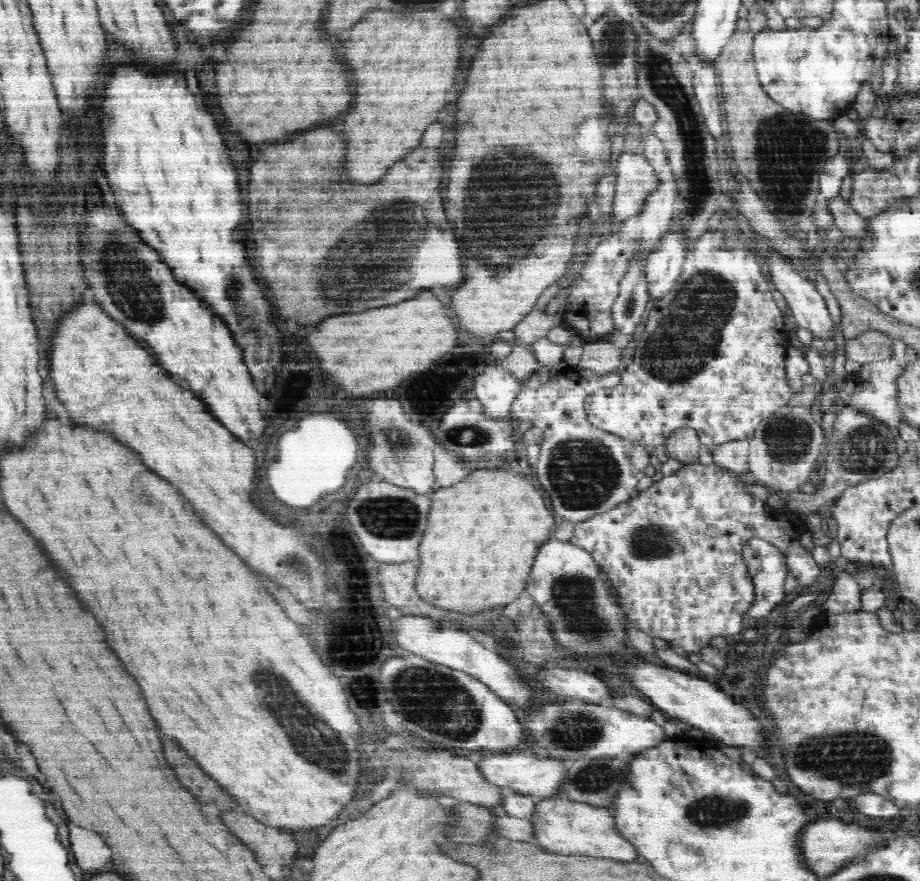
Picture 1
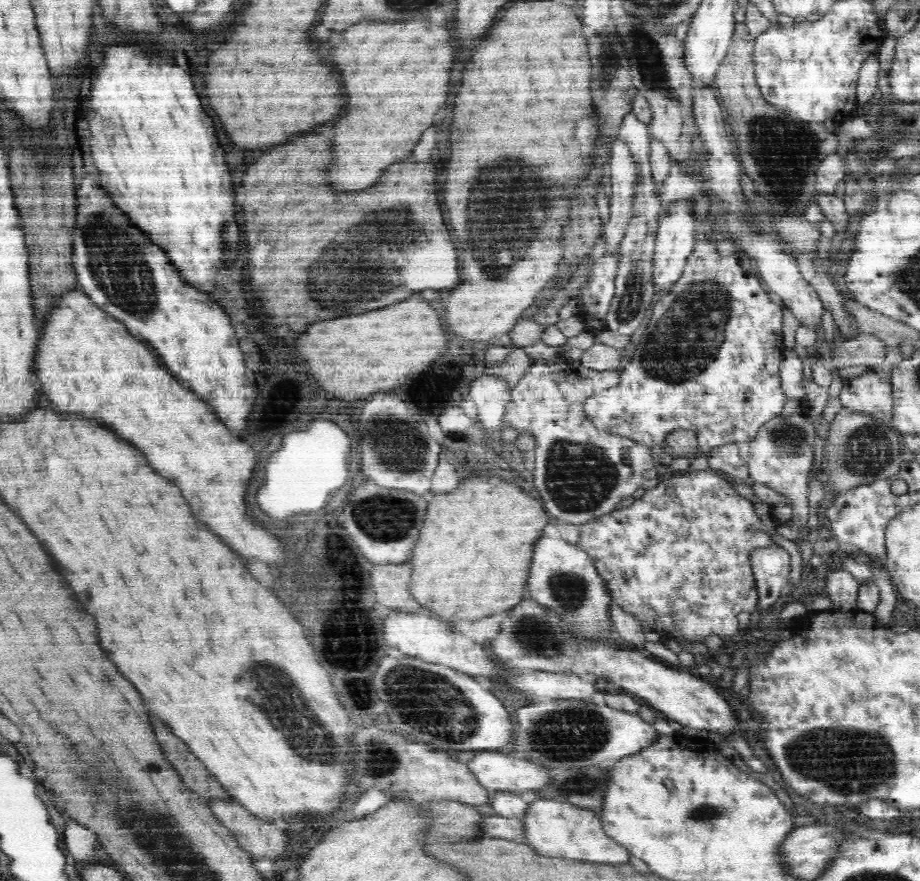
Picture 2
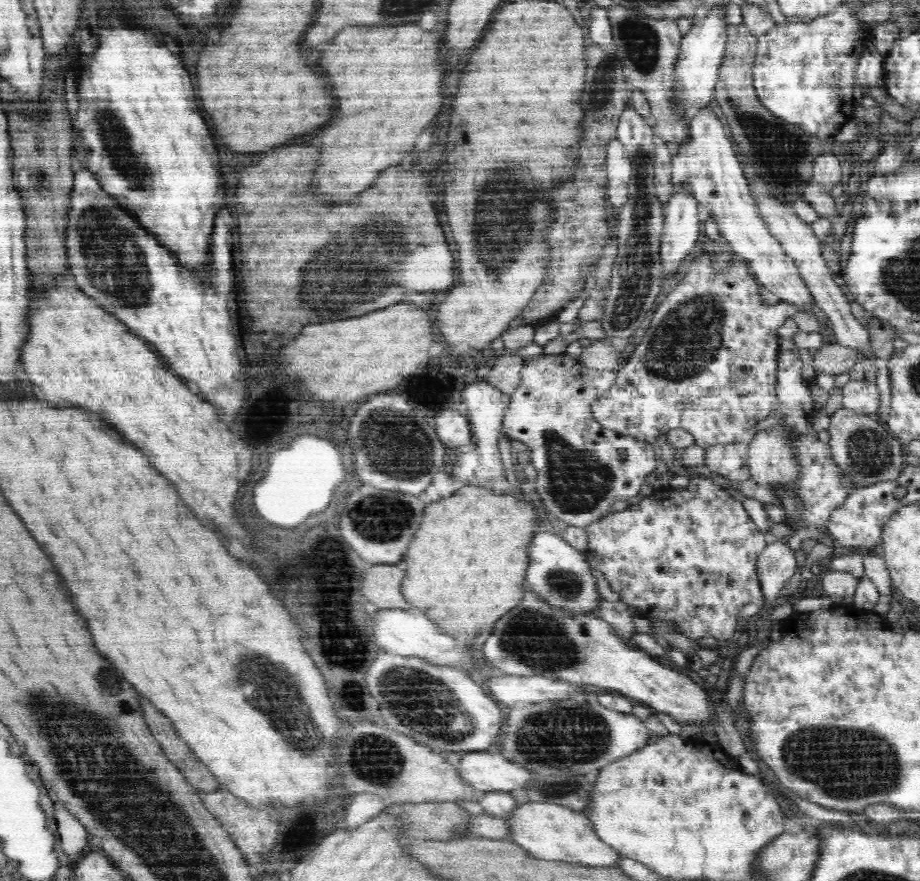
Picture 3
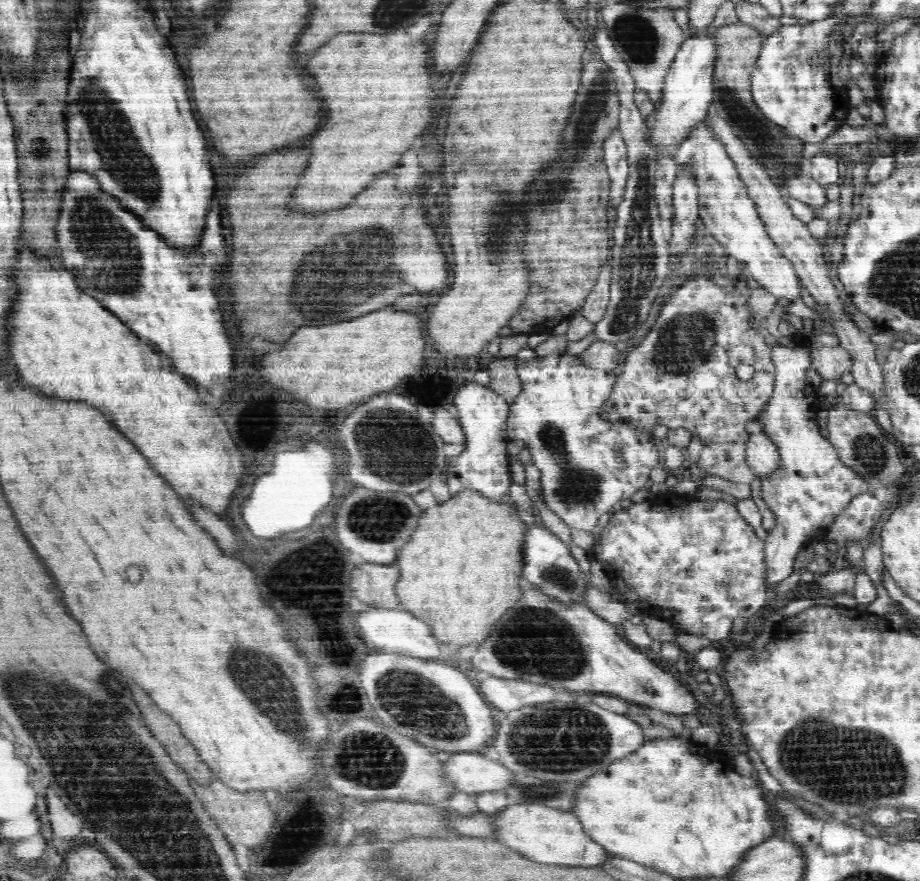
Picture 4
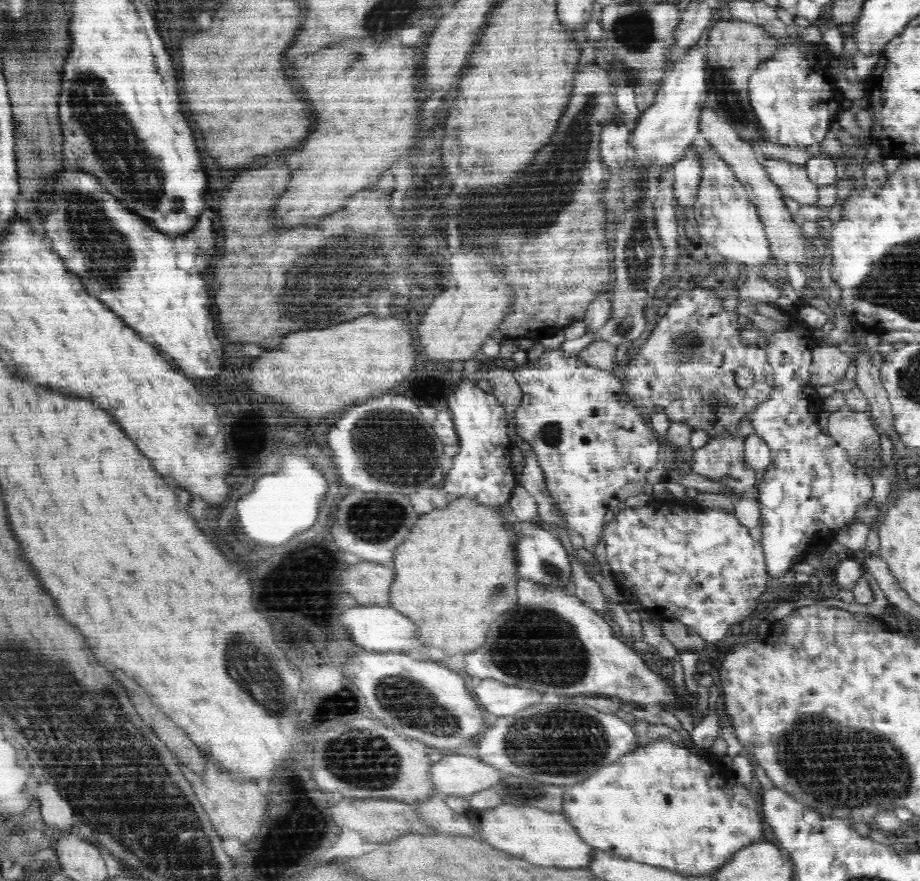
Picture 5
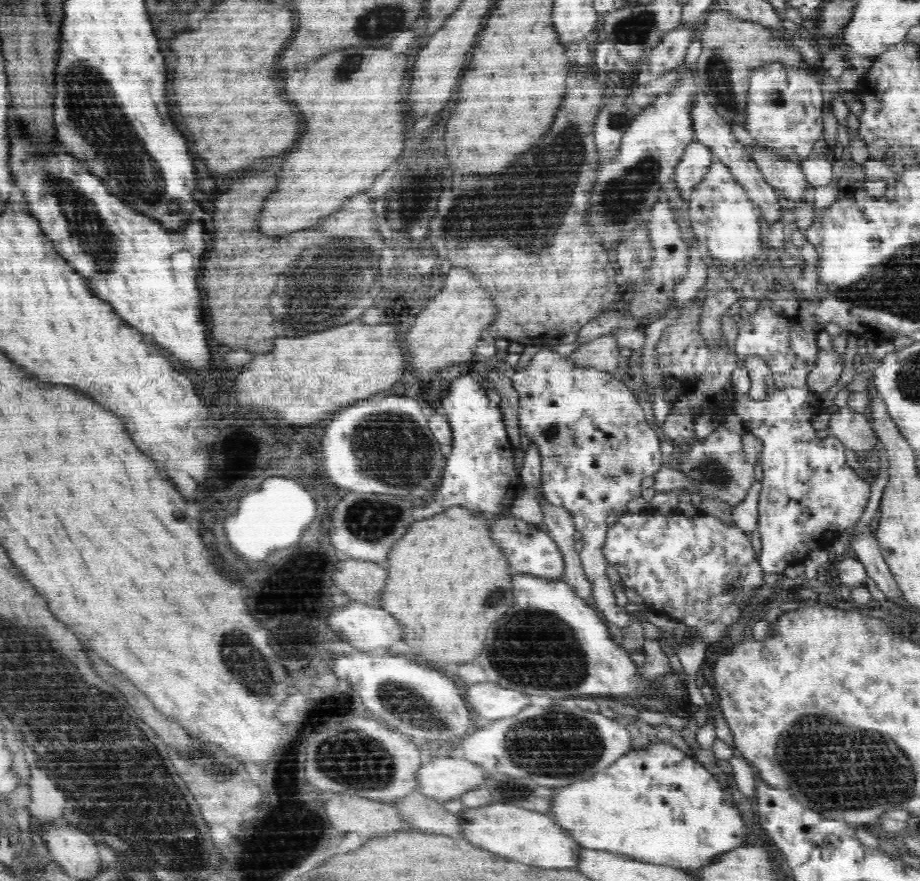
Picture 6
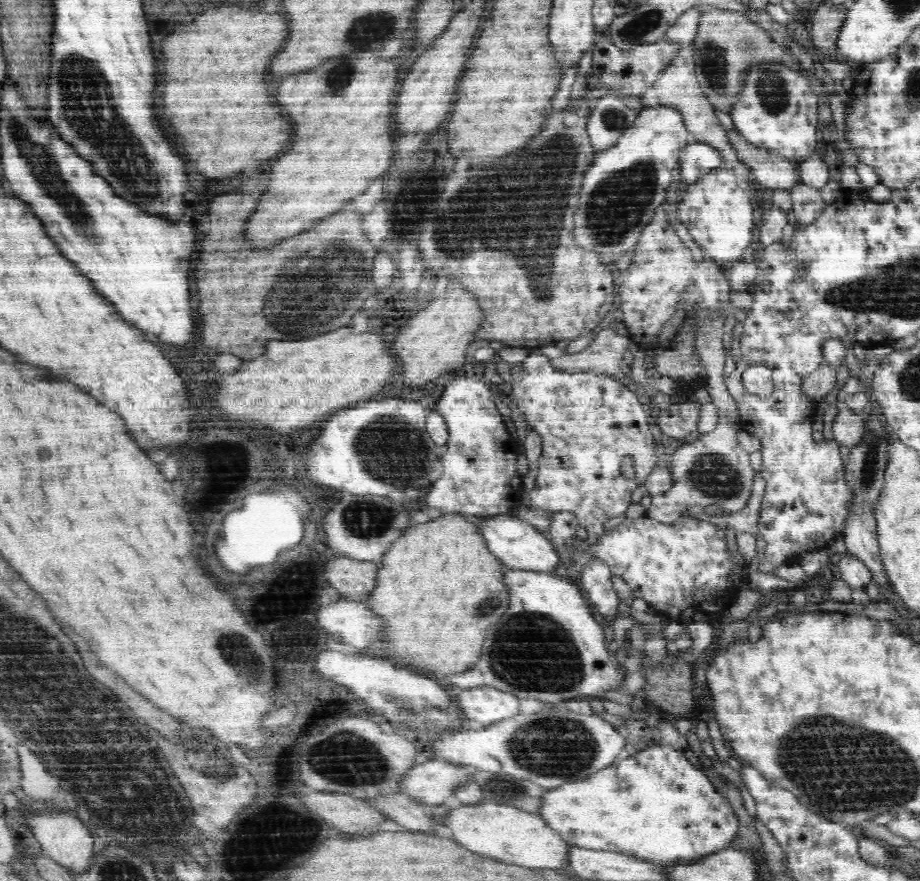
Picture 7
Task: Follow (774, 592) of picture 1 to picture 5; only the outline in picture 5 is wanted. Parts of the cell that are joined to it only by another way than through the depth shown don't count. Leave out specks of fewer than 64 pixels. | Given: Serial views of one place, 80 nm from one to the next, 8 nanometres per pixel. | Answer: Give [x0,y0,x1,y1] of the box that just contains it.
[743,309,872,578]

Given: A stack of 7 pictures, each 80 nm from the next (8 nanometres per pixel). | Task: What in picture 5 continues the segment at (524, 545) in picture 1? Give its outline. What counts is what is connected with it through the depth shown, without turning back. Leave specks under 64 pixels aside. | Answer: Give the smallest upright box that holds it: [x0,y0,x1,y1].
[392,496,517,656]

